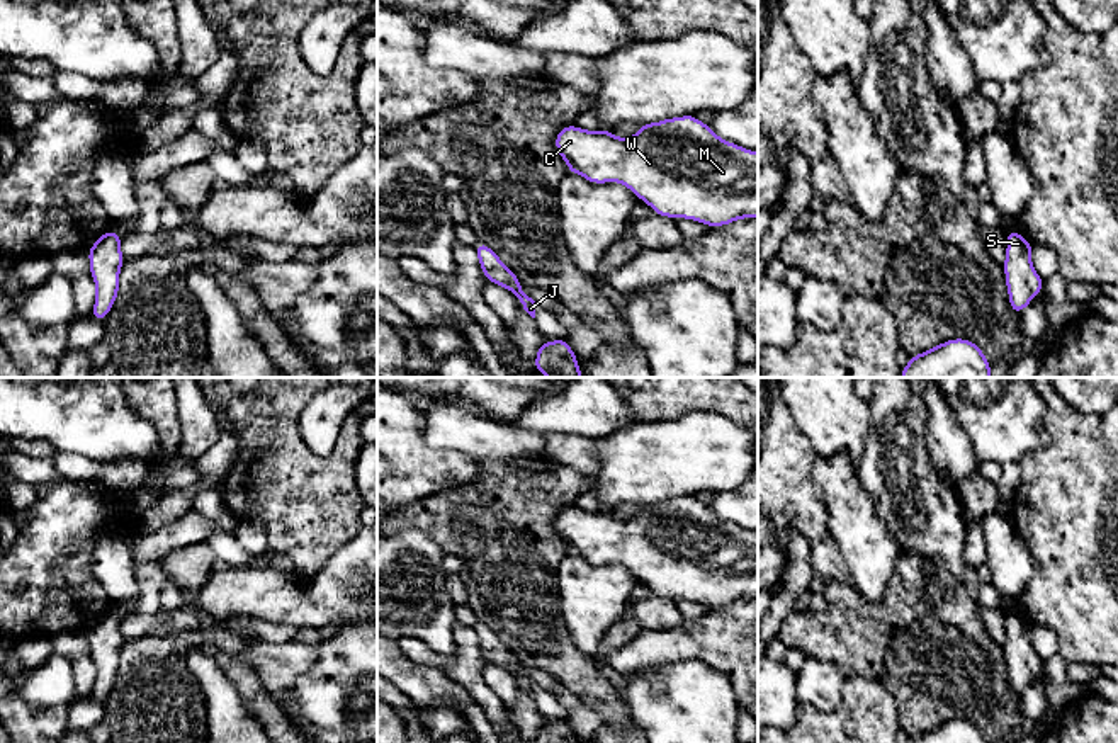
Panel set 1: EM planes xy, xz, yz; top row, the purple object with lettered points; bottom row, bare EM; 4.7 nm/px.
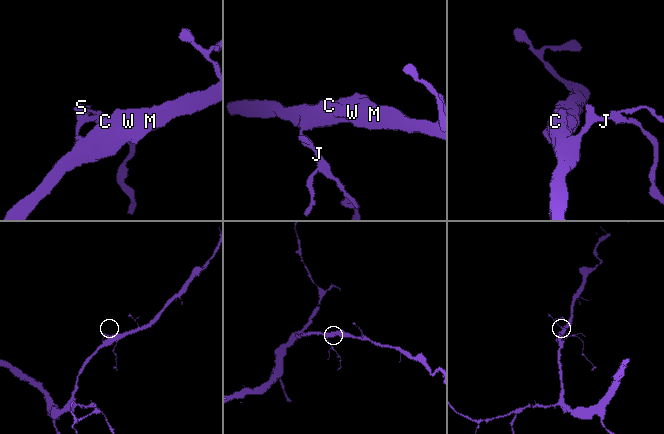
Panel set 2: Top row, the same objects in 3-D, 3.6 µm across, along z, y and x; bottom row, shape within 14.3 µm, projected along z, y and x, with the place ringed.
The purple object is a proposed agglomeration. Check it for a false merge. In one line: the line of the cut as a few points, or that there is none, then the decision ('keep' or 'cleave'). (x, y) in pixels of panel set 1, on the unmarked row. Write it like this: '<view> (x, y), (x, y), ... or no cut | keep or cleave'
no cut | keep

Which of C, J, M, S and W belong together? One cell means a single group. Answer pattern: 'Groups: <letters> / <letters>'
Groups: C J M S W

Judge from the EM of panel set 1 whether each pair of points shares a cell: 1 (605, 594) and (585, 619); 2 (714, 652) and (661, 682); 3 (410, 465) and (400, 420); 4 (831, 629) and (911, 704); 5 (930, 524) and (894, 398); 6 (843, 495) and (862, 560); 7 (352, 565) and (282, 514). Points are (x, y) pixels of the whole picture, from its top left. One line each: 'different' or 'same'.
1: same
2: different
3: same
4: same
5: same
6: same
7: different

